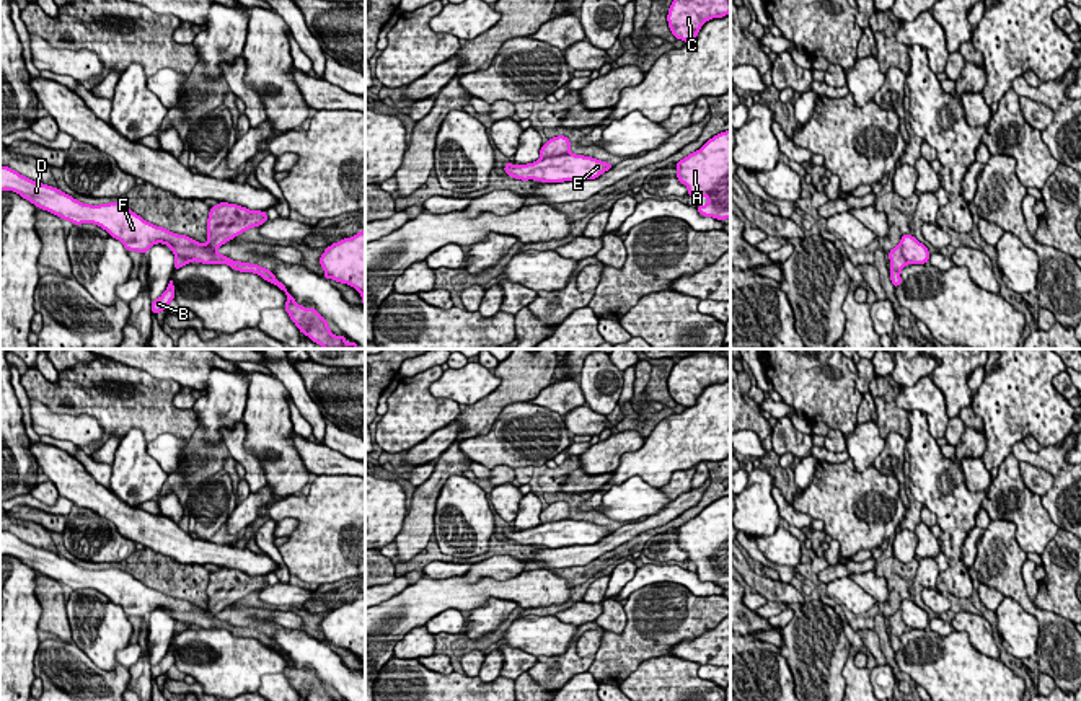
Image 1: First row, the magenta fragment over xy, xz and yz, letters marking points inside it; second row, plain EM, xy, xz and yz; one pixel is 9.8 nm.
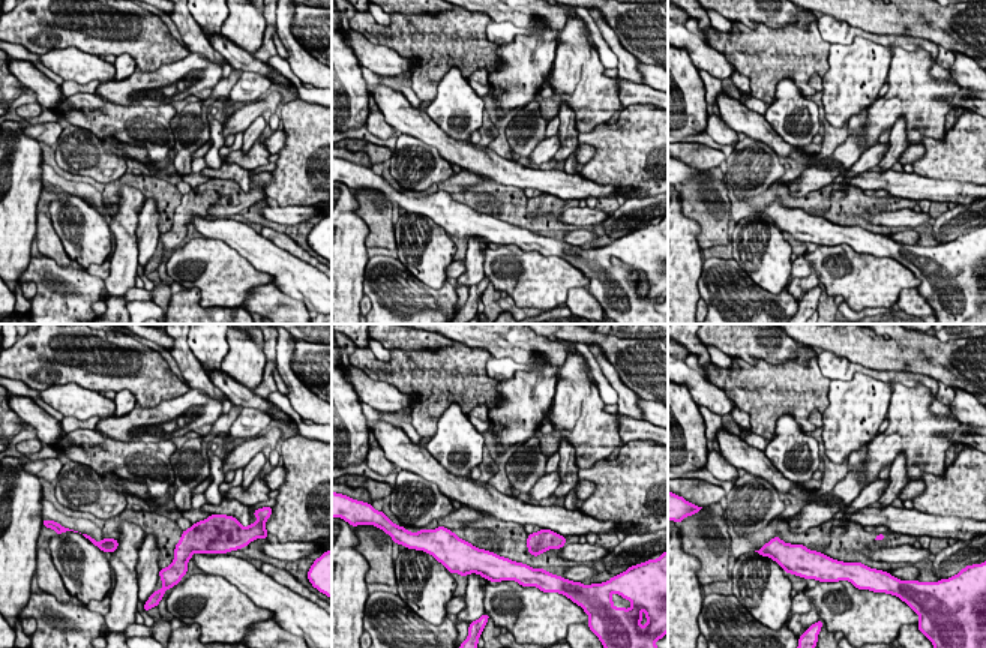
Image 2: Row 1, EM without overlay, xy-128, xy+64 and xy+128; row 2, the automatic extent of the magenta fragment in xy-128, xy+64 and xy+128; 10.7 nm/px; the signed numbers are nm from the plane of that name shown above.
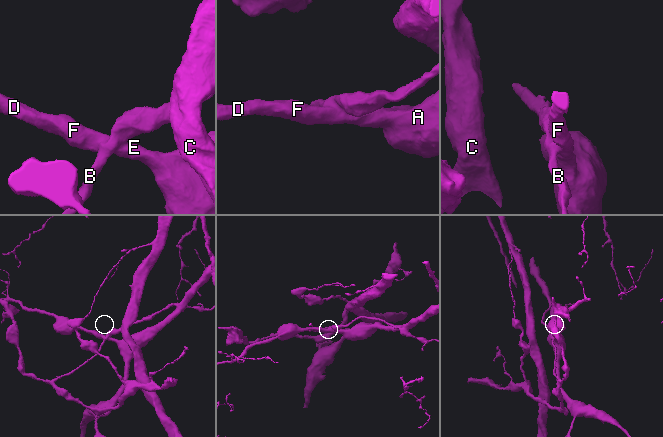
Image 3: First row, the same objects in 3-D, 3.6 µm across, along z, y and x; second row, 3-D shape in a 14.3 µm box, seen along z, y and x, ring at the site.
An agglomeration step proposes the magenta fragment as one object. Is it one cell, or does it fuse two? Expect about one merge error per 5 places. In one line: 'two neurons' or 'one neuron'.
two neurons

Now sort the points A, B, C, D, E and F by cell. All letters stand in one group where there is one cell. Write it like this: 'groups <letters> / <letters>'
groups A C D E F / B

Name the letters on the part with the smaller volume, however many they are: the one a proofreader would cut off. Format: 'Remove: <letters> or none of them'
Remove: B

